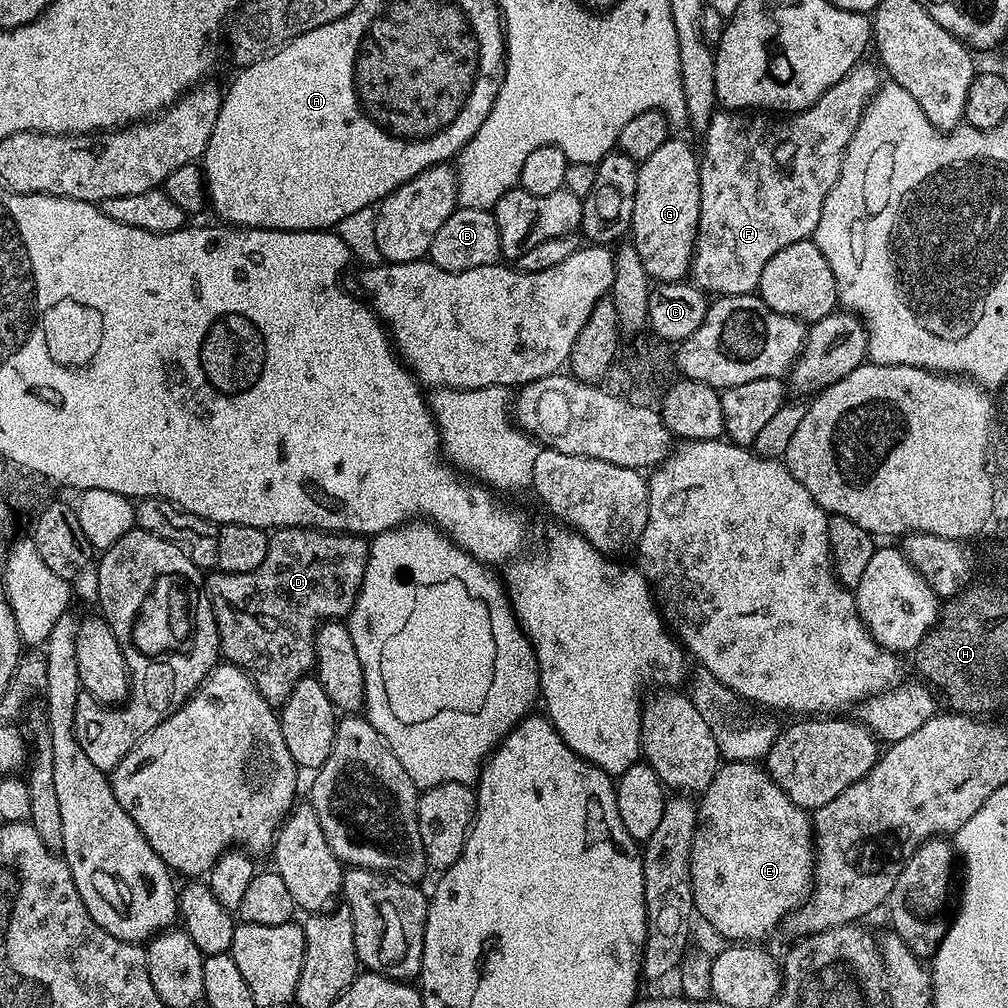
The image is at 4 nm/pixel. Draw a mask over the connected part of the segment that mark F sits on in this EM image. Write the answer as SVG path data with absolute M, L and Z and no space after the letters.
M861 62L852 67L842 79L834 82L818 102L814 102L809 108L804 109L787 117L788 120L783 124L783 119L773 118L768 114L745 114L740 110L718 110L710 118L708 129L702 133L704 140L704 152L699 153L700 161L700 217L698 218L698 235L696 235L696 248L692 251L692 266L690 269L691 283L697 288L704 289L705 293L715 294L716 296L747 296L755 293L760 286L762 278L762 269L765 268L766 262L778 254L785 246L792 246L799 240L807 240L811 237L813 230L818 226L818 218L822 218L822 206L826 206L826 194L834 190L834 182L838 182L842 162L844 161L844 151L848 148L850 138L862 118L862 114L873 103L877 92L881 91L880 76L882 72L875 63Z

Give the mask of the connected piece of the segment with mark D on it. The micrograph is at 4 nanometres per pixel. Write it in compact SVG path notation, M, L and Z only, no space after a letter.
M277 528L269 535L266 559L263 560L262 566L258 566L258 570L250 570L242 574L216 570L207 577L206 587L210 598L210 606L216 615L216 625L220 635L220 651L223 659L243 670L254 682L254 686L258 686L258 694L262 694L262 698L266 698L268 704L273 706L284 704L286 698L290 698L290 690L294 690L294 686L298 686L302 677L309 675L315 669L316 631L320 629L321 624L330 620L340 620L347 617L348 613L352 611L356 595L360 593L362 578L366 570L368 546L369 541L365 537L354 536L351 532L320 532L316 528Z

